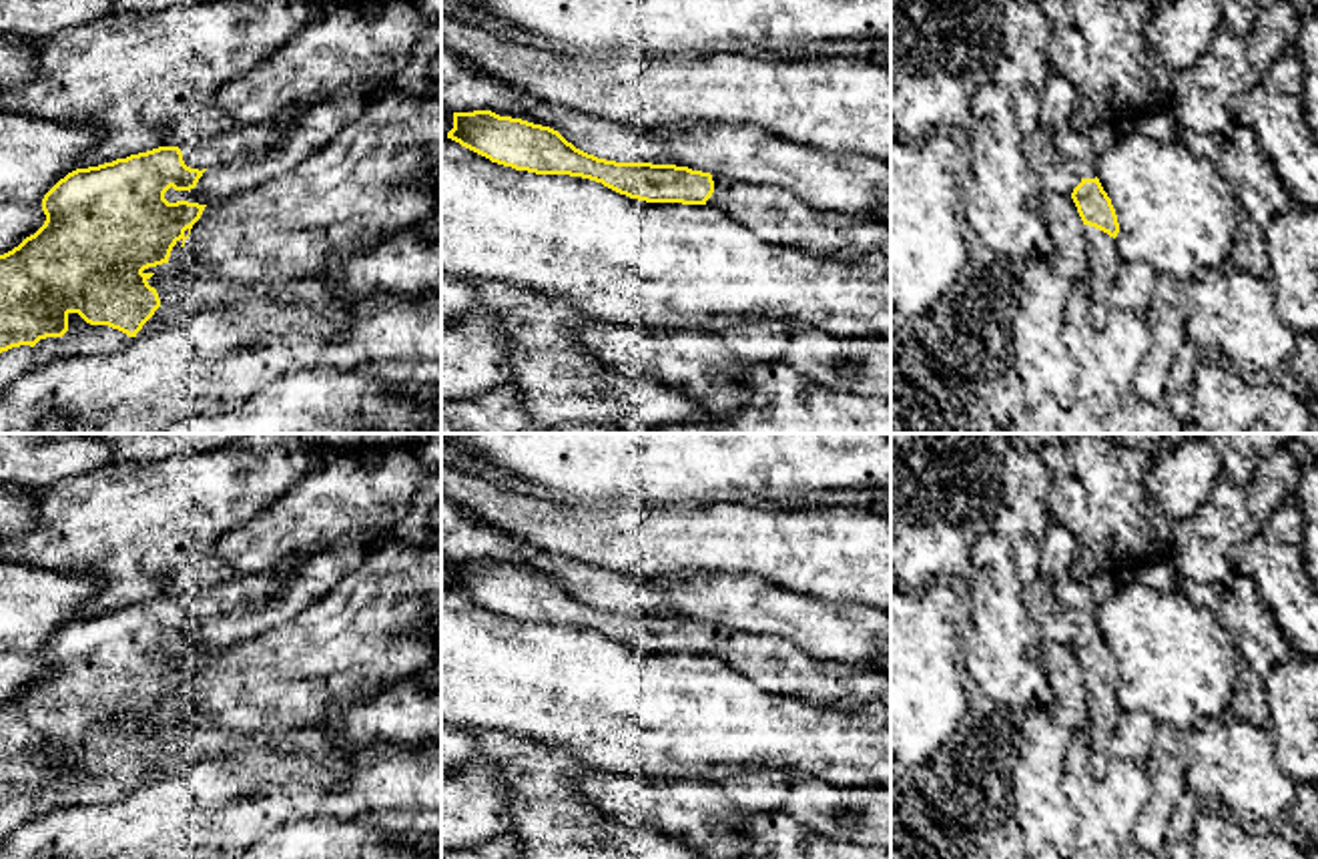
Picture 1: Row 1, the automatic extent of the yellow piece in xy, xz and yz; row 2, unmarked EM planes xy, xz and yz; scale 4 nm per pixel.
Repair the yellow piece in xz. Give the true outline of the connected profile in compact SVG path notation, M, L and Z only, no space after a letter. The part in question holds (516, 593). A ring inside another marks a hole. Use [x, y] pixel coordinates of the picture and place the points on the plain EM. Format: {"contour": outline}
{"contour": "M491 560L453 562L447 588L516 620L582 626L646 652L710 654L764 690L855 714L879 708L891 717L889 670L827 662L776 636L738 632L676 614L598 608L550 576Z"}

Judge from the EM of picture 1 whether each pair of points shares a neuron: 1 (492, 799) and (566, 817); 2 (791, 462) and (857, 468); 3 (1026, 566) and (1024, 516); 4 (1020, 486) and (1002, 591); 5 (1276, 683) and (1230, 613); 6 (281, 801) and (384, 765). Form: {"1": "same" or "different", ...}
{"1": "different", "2": "same", "3": "different", "4": "different", "5": "different", "6": "same"}

